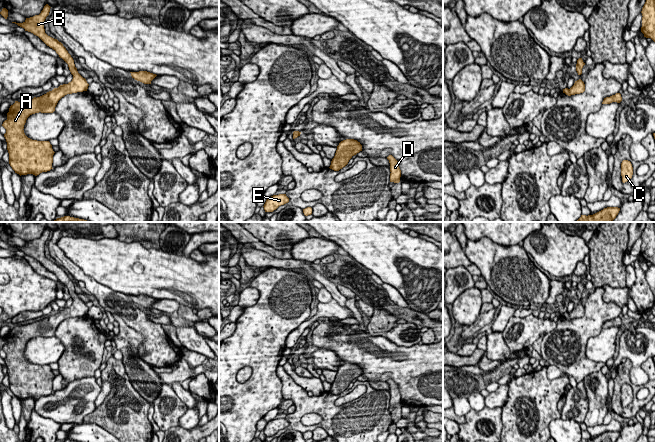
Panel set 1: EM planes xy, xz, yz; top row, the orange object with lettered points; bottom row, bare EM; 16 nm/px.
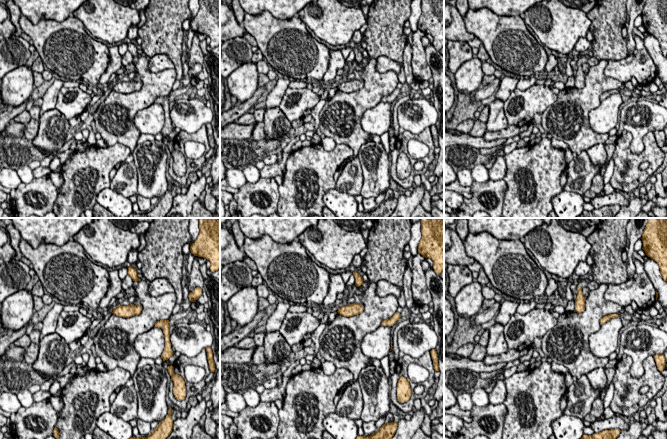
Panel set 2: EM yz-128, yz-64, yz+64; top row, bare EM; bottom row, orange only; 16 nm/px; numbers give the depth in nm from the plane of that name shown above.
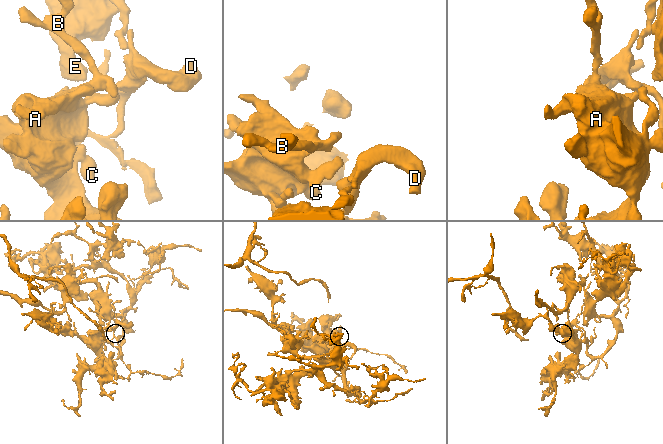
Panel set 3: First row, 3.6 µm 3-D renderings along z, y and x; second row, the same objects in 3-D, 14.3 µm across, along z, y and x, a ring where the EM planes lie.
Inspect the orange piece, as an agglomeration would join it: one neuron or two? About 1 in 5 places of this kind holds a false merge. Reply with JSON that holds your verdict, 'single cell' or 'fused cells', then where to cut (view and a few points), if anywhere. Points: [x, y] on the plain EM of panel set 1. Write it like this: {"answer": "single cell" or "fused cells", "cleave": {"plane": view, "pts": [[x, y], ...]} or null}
{"answer": "single cell", "cleave": null}

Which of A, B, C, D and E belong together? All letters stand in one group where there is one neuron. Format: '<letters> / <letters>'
A B C D E

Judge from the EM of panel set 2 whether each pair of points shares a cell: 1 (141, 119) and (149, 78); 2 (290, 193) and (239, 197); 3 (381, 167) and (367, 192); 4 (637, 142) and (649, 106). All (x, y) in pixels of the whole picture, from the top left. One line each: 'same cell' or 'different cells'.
1: different cells
2: different cells
3: same cell
4: same cell

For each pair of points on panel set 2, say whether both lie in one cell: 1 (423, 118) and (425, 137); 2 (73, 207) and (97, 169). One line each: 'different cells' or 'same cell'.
1: different cells
2: same cell

